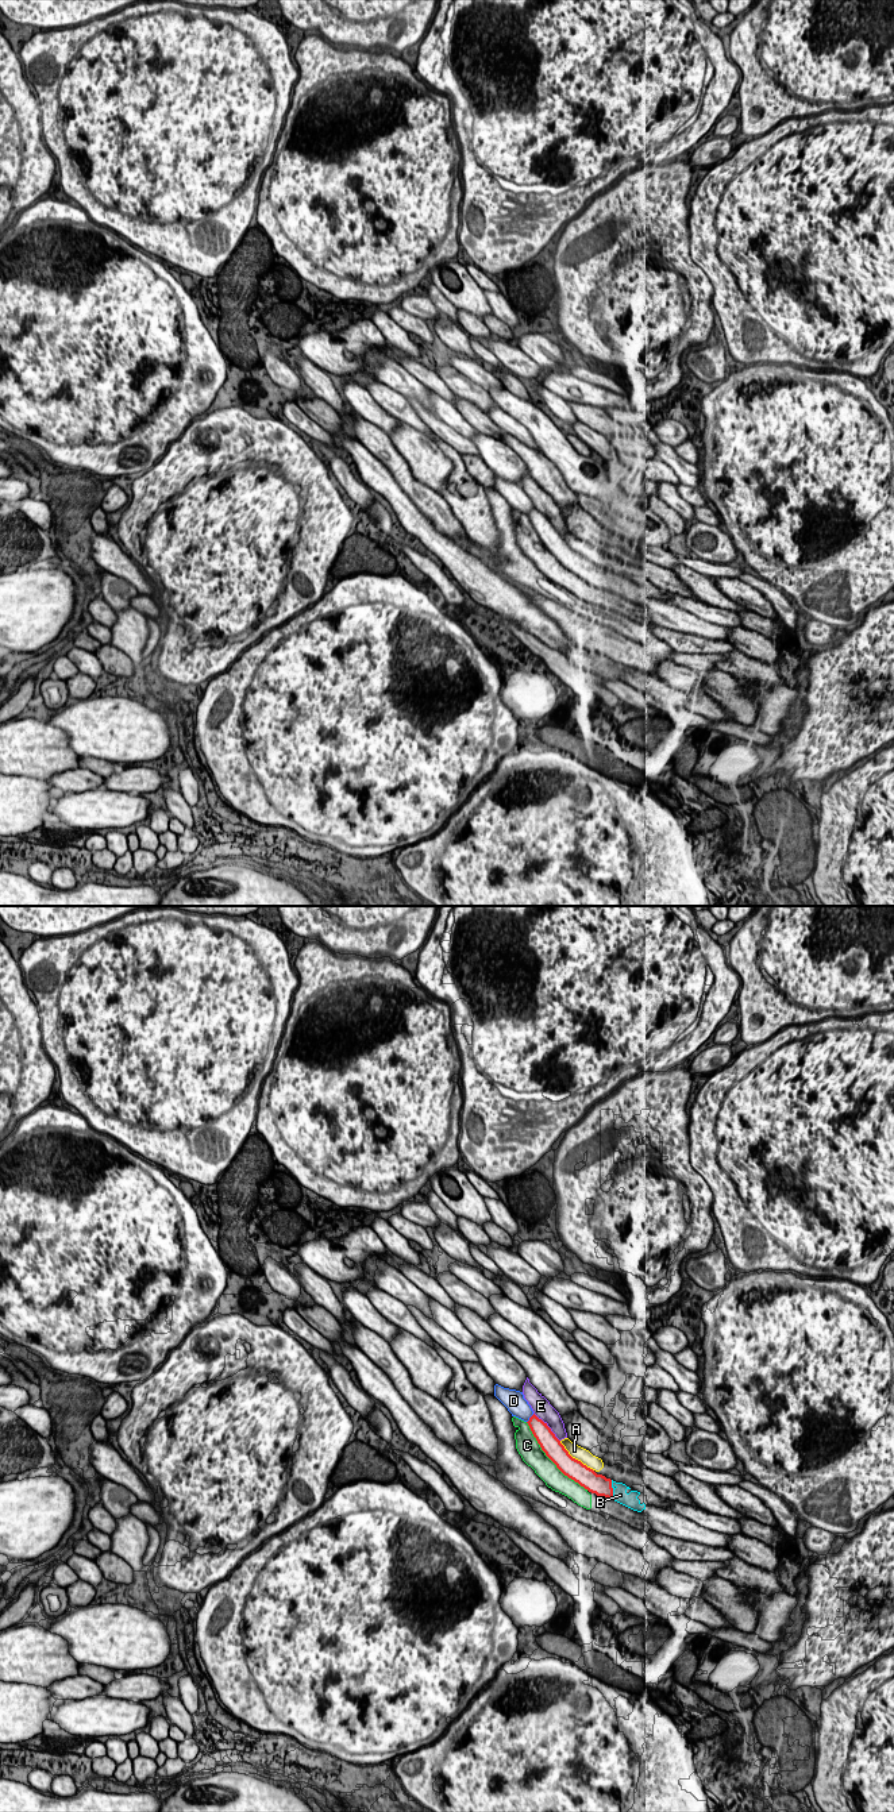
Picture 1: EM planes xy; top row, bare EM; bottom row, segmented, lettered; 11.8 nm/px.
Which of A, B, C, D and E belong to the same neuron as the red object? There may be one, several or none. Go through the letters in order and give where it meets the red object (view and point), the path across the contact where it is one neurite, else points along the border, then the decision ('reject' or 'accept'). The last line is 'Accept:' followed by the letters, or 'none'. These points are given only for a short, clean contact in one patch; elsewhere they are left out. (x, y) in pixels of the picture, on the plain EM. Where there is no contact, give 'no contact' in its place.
A: meets red in xy at (574, 551); reject
B: meets red in xy at (612, 582); runs through xy (598, 577), (612, 582), (620, 588); accept
C: meets red in xy at (550, 551); reject
D: meets red in xy at (530, 511); reject
E: meets red in xy at (548, 520); reject
Accept: B

